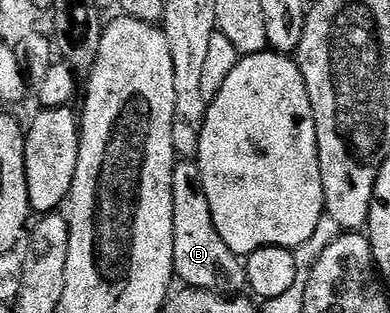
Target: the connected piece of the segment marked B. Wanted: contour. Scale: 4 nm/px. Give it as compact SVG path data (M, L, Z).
M178 162L174 166L172 186L172 206L174 207L174 274L183 285L200 291L219 294L238 294L247 287L245 263L224 246L224 238L212 222L212 210L202 189L202 179L197 163Z

